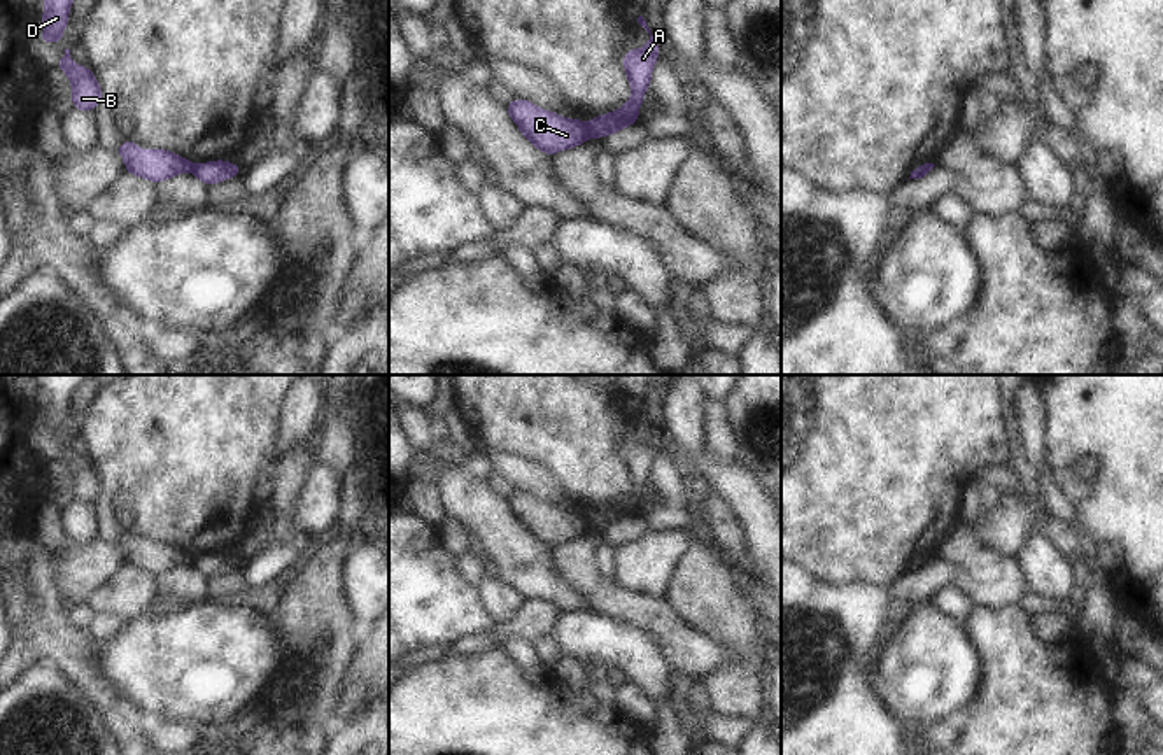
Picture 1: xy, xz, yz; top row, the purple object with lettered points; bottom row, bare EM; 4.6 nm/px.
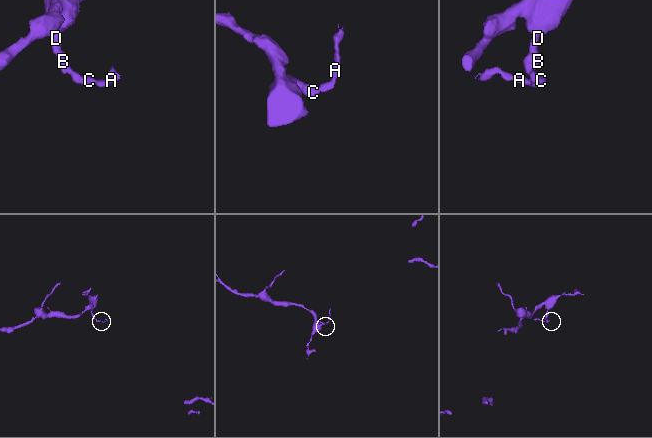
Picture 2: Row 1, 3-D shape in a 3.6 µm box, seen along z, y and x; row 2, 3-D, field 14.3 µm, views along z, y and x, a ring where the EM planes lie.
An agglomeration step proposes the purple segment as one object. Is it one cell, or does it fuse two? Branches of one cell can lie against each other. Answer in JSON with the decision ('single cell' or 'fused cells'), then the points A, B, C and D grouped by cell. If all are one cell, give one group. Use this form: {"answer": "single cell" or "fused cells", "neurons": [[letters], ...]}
{"answer": "fused cells", "neurons": [["A"], ["B", "C", "D"]]}

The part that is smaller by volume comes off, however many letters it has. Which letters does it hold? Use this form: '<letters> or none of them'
A

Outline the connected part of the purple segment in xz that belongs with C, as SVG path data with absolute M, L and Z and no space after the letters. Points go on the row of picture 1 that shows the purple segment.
M517 98L506 107L524 137L545 154L576 147L589 140L589 126L578 119L564 119Z

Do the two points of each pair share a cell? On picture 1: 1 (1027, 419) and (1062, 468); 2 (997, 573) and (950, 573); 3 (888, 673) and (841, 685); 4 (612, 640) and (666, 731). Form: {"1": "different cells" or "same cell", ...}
{"1": "different cells", "2": "different cells", "3": "different cells", "4": "same cell"}

